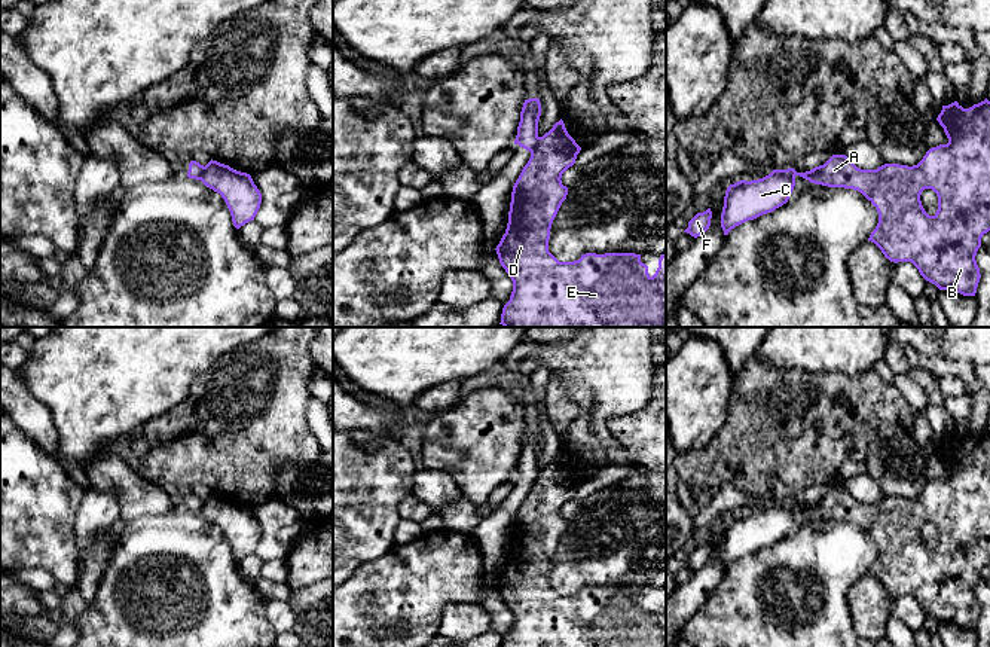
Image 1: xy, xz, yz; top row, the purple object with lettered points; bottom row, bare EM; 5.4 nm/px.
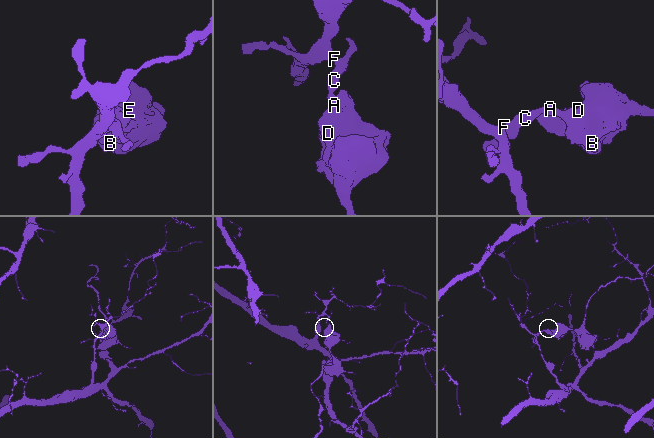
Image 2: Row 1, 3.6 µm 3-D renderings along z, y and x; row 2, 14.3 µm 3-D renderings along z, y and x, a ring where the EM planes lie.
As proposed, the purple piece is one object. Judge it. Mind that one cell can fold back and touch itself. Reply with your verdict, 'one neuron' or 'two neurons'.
two neurons

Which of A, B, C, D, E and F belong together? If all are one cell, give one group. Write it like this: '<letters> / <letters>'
A B D E / C F

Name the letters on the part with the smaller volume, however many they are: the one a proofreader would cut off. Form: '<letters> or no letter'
A, B, D, E

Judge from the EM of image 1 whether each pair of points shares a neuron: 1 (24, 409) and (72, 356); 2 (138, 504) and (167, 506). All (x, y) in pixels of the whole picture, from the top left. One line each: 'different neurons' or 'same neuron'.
1: different neurons
2: same neuron

